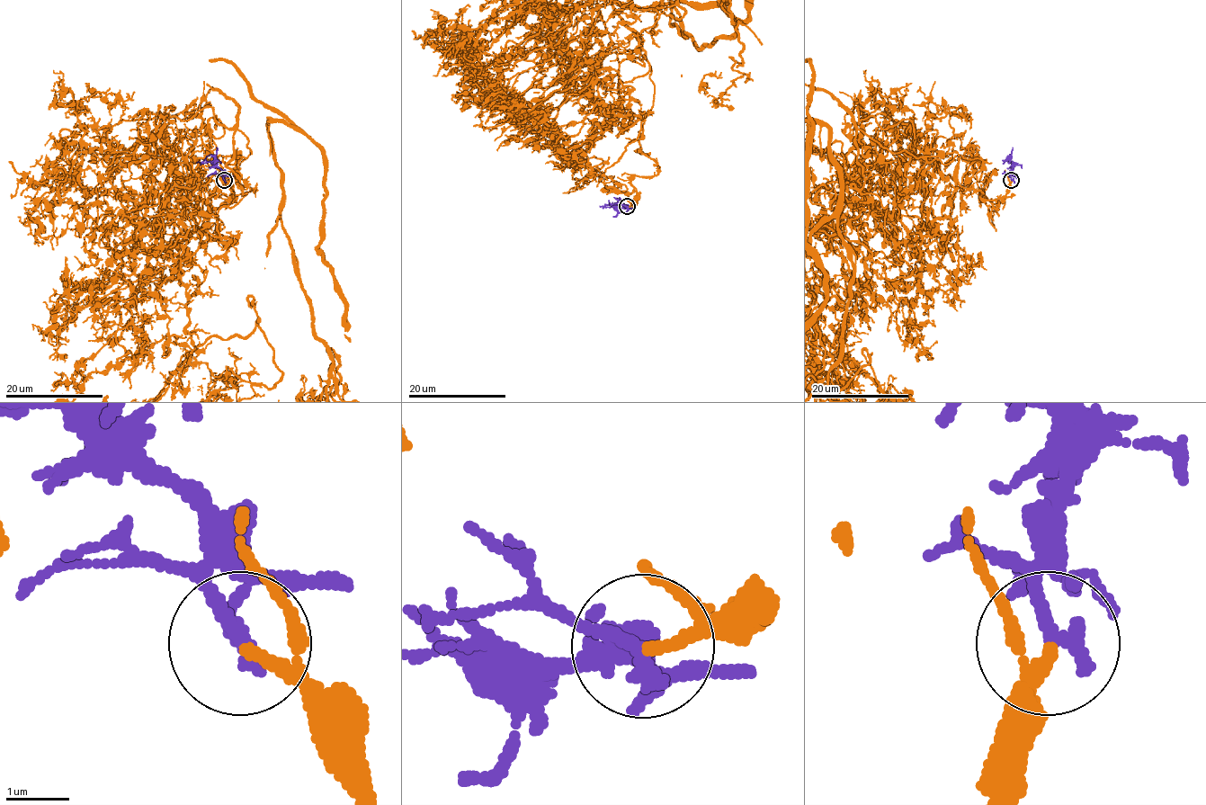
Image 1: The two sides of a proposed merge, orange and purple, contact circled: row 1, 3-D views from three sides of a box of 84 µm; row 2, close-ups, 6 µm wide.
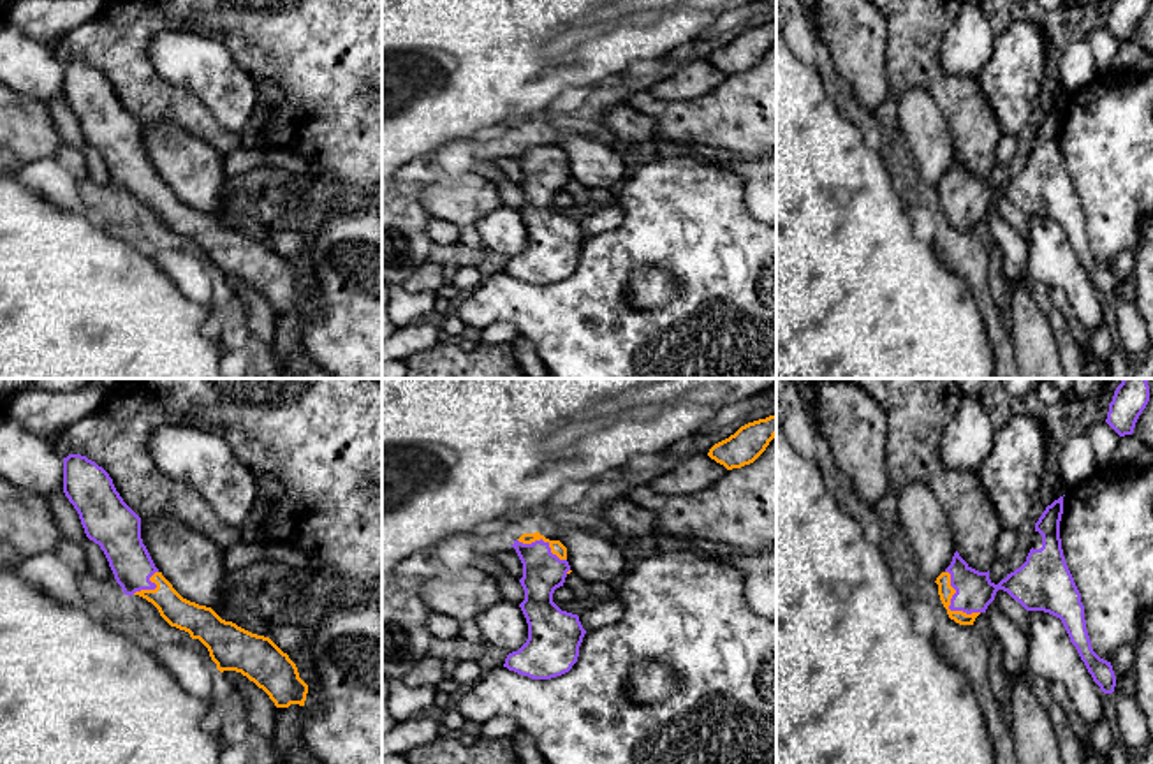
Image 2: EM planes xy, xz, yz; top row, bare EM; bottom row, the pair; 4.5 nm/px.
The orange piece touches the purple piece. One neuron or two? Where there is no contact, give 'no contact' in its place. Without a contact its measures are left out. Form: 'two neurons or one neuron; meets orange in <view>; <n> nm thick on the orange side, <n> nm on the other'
one neuron; meets orange in yz; 70 nm thick on the orange side, 180 nm on the other

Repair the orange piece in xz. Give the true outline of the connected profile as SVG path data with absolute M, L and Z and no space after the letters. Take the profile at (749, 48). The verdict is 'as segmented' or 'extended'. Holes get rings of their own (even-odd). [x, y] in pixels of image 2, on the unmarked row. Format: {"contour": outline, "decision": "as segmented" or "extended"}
{"contour": "M776 21L741 32L729 44L715 49L708 62L727 76L753 69L776 42Z", "decision": "as segmented"}

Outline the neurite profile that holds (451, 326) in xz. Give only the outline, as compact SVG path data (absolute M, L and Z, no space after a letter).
M454 313L444 317L440 331L449 340L468 334L465 324Z

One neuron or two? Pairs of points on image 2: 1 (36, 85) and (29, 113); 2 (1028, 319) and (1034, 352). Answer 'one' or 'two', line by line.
1: two
2: one

